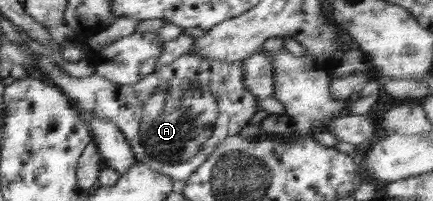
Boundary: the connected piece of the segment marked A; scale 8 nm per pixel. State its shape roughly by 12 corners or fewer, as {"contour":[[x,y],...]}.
{"contour":[[185,53],[132,85],[36,69],[188,181],[257,112],[242,60]]}

